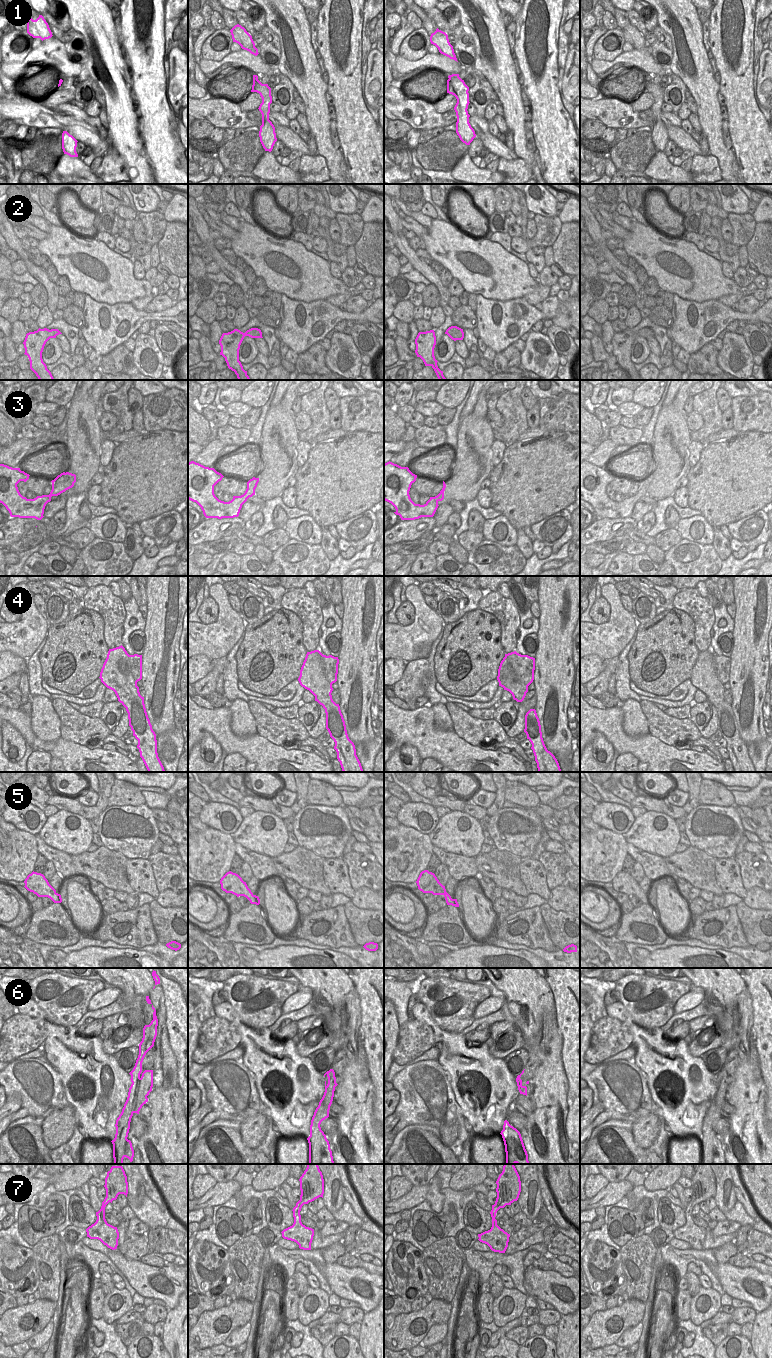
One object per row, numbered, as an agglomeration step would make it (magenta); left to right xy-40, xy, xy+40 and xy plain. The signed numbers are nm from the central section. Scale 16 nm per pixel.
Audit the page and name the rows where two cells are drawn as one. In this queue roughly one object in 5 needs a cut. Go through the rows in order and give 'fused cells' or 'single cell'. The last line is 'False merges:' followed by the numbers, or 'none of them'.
1: single cell
2: single cell
3: single cell
4: fused cells
5: single cell
6: fused cells
7: single cell
False merges: 4, 6

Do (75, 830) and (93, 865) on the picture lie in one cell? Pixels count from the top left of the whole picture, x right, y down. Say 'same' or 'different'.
different

